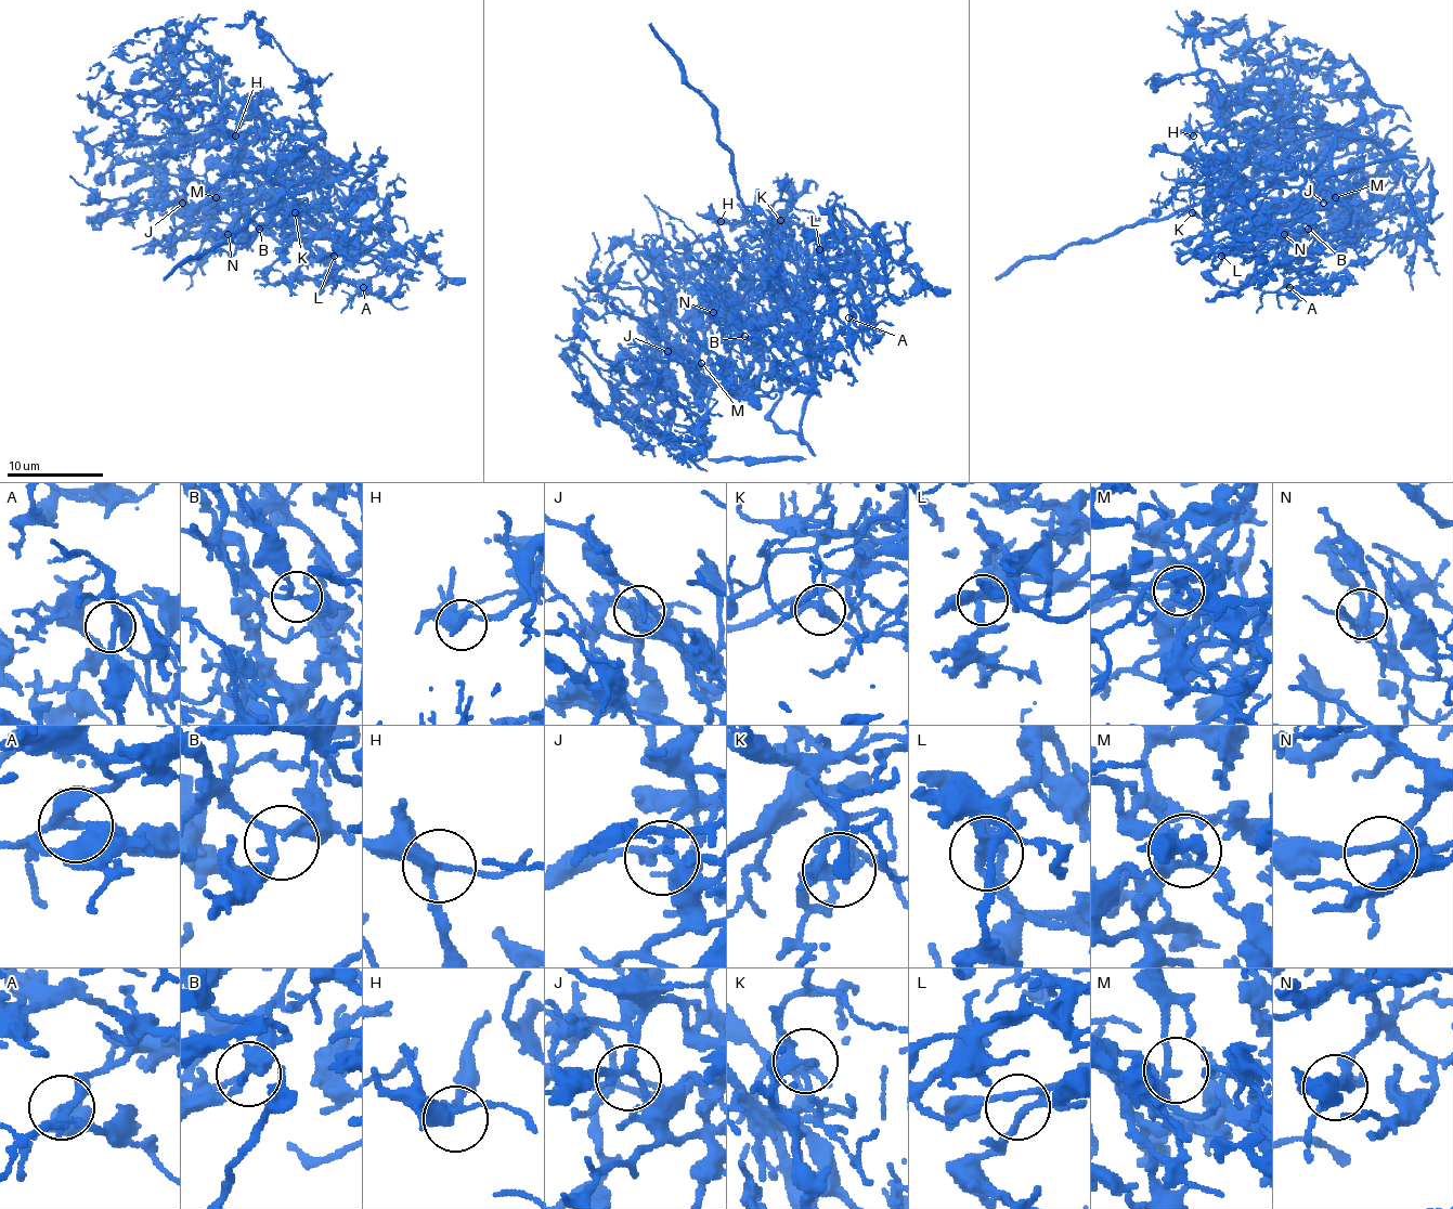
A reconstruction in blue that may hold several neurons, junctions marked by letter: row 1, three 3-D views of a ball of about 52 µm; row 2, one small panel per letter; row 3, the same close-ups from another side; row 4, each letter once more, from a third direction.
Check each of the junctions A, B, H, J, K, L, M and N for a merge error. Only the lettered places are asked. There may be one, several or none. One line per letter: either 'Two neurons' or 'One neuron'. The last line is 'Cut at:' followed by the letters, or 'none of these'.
A: One neuron
B: One neuron
H: One neuron
J: One neuron
K: Two neurons
L: One neuron
M: One neuron
N: One neuron
Cut at: K

